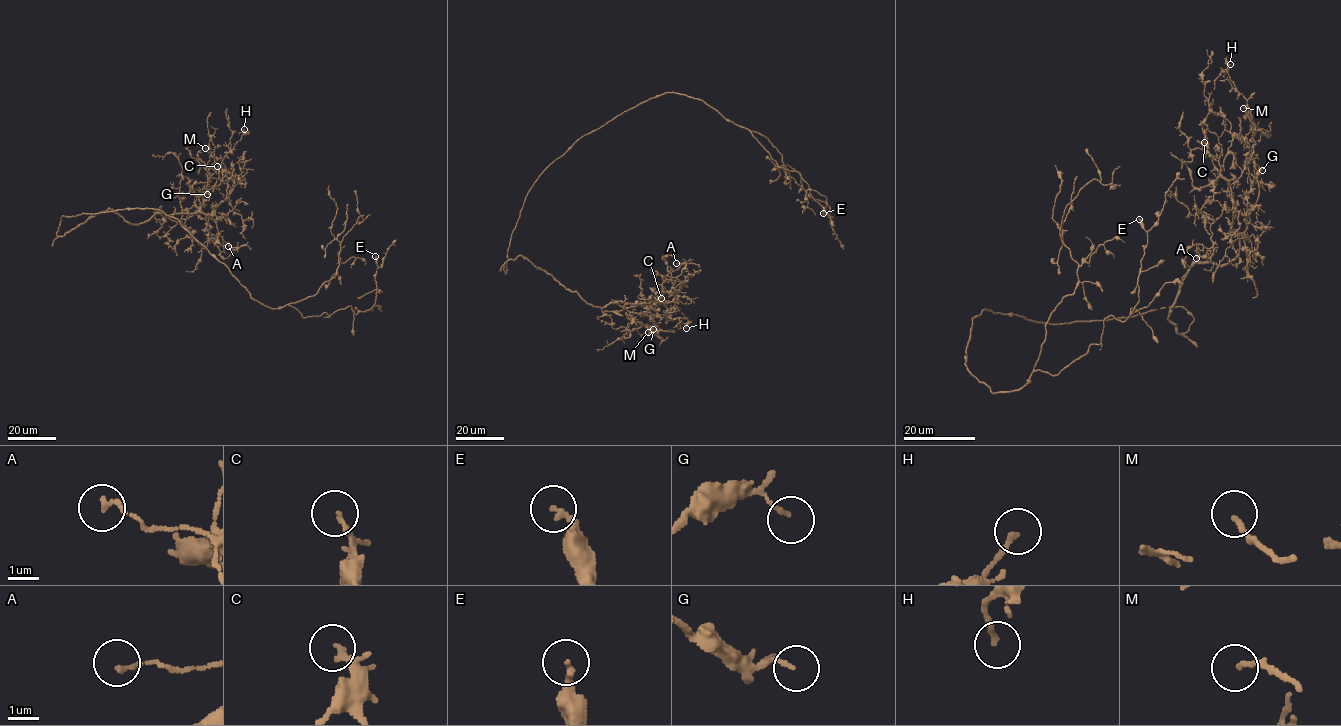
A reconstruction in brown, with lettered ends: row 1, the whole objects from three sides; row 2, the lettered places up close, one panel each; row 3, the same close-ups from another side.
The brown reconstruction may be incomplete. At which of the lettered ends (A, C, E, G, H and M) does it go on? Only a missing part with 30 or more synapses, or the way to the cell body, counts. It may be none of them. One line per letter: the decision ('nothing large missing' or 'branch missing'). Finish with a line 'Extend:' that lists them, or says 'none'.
A: nothing large missing
C: nothing large missing
E: nothing large missing
G: nothing large missing
H: nothing large missing
M: nothing large missing
Extend: none

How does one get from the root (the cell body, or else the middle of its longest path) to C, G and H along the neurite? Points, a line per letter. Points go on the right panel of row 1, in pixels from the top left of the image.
C: (1028, 319), (1183, 307), (1189, 329), (1168, 319), (1186, 273), (1239, 250), (1228, 183), (1204, 142)
G: (1028, 319), (1183, 307), (1186, 332), (1168, 319), (1180, 285), (1196, 263), (1236, 256), (1262, 170)
H: (1028, 319), (1183, 307), (1189, 329), (1168, 319), (1186, 273), (1239, 250), (1208, 104), (1230, 64)

